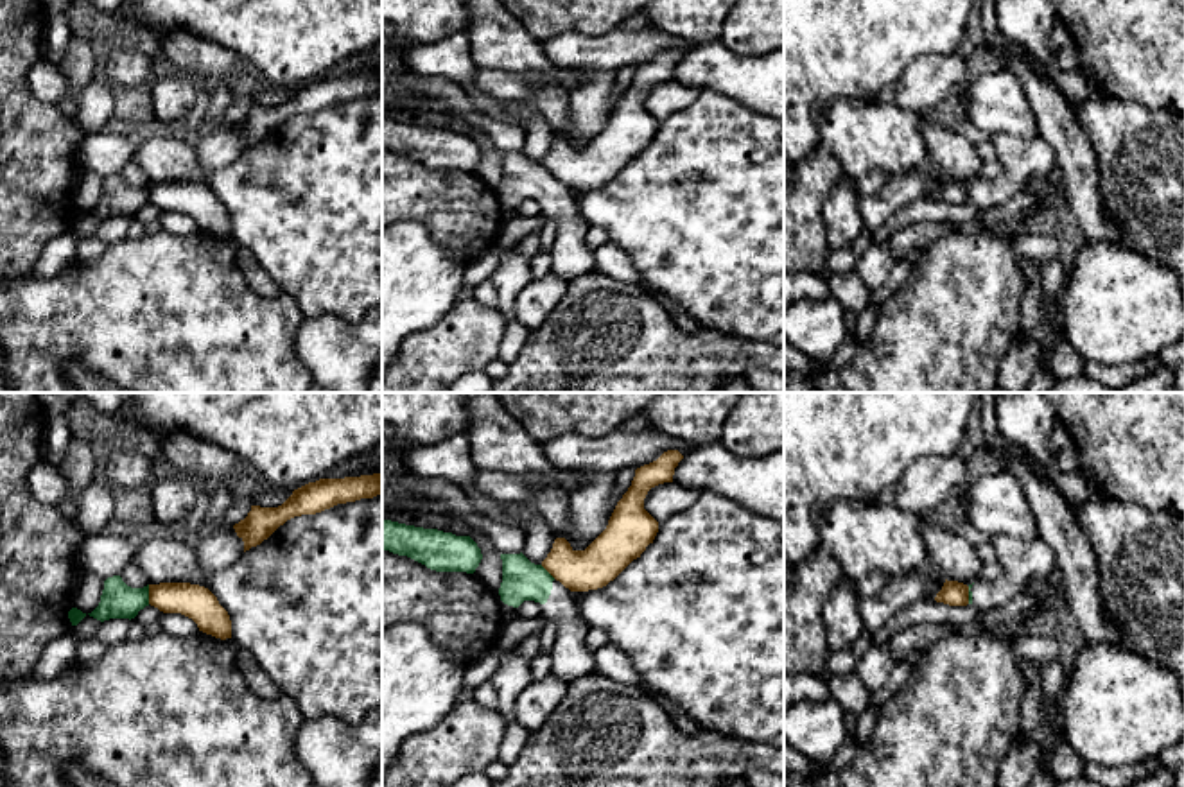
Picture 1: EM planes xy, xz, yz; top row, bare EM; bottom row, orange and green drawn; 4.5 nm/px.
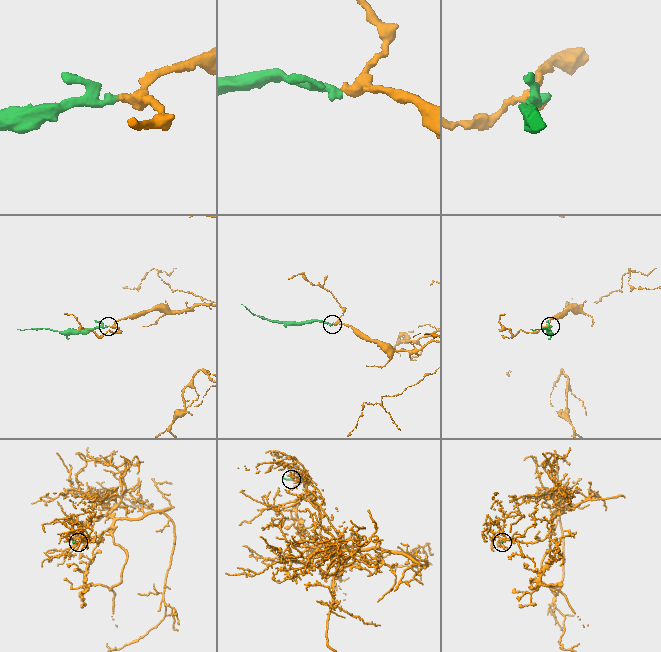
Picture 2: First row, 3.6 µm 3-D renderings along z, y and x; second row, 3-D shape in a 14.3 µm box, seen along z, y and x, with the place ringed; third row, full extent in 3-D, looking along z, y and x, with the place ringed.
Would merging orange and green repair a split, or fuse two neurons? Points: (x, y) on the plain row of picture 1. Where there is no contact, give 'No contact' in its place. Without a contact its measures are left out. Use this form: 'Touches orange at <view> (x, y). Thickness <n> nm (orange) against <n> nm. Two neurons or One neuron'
Touches orange at xy (149, 192). Thickness 160 nm (orange) against 160 nm. Two neurons

